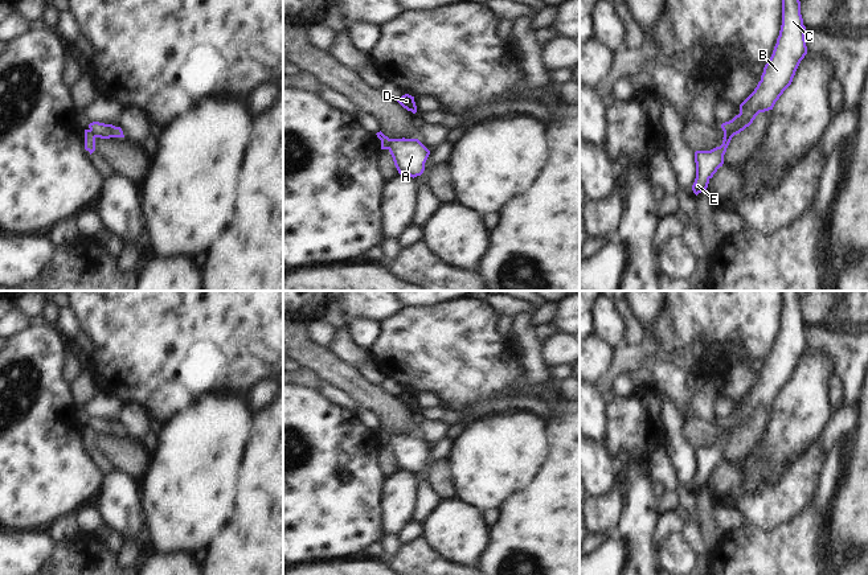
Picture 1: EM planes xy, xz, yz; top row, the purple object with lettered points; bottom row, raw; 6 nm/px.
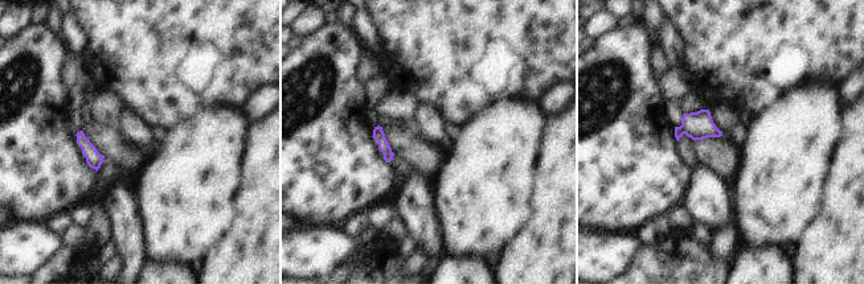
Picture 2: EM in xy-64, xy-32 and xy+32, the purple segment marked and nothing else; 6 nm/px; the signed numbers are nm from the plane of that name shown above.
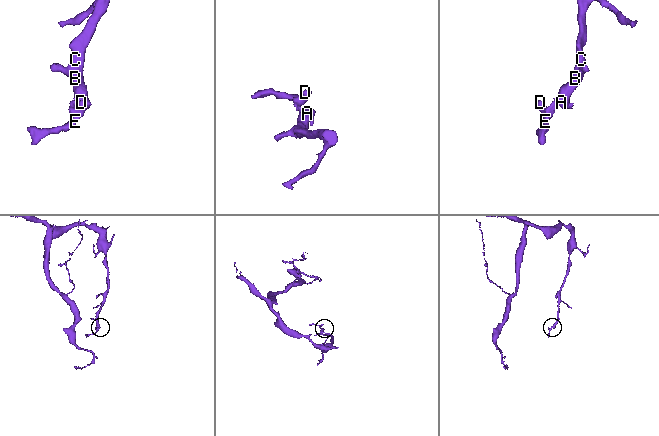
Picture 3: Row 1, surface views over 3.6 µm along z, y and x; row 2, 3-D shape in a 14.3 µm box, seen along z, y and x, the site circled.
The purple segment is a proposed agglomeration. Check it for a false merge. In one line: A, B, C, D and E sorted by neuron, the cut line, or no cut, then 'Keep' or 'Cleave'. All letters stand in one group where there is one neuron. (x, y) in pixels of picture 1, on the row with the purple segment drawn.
Groups: A B C / D E. Split along xz (390, 139), (387, 148). Cleave

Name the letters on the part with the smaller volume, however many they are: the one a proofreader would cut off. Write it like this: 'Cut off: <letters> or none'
Cut off: D, E

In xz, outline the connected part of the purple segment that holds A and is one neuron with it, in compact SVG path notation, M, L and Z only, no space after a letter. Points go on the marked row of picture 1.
M390 139L389 152L400 174L421 176L430 151L418 139Z

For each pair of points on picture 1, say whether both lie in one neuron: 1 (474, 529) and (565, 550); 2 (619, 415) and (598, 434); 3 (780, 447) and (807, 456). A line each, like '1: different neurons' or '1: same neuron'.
1: different neurons
2: different neurons
3: different neurons

